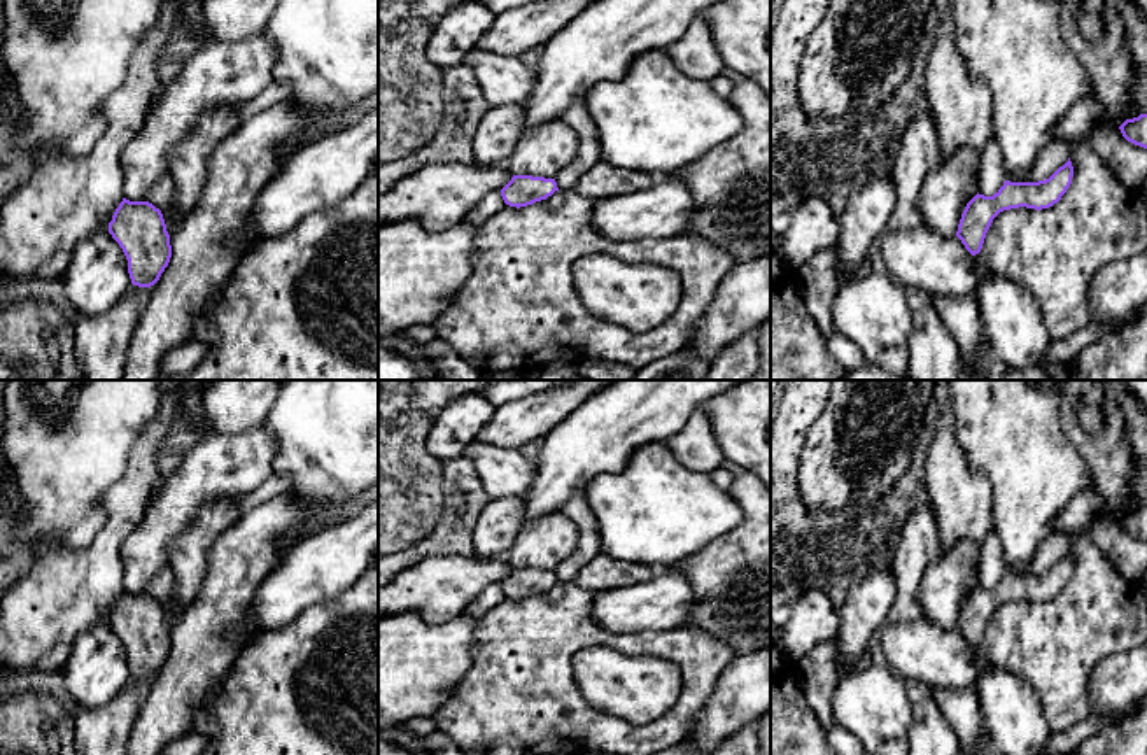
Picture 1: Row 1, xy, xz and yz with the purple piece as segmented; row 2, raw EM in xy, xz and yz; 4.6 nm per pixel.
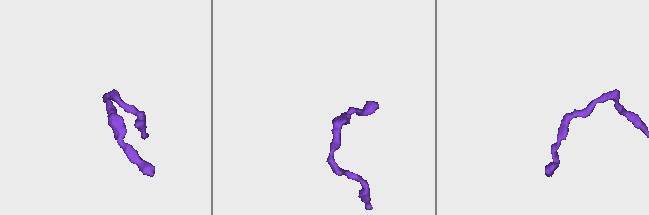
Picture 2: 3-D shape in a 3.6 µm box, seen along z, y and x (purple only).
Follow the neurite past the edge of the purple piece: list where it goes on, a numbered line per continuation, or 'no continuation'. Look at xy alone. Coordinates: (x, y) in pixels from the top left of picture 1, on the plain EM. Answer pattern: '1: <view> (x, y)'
no continuation

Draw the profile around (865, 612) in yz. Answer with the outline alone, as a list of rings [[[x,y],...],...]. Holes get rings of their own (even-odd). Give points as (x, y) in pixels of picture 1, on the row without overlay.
[[[893,569],[870,571],[848,594],[839,610],[839,631],[835,634],[841,660],[839,681],[858,667],[874,634],[890,622],[897,599]]]

